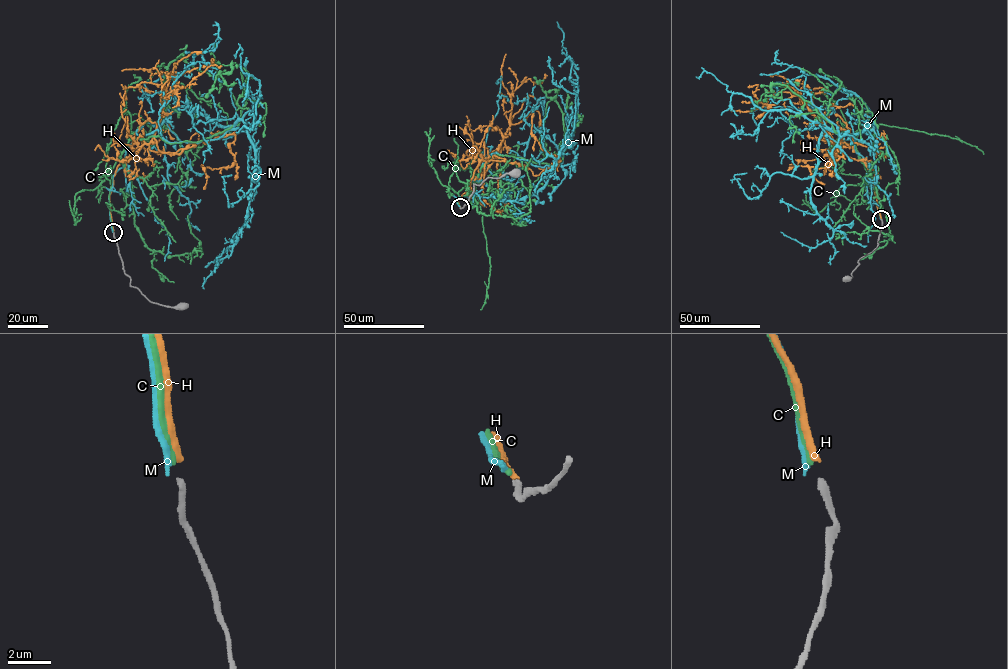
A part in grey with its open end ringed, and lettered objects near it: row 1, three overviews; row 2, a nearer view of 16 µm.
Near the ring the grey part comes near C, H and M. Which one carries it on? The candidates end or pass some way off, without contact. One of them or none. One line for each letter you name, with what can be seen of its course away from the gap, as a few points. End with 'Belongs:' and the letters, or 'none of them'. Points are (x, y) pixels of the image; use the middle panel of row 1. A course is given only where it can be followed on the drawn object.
C: Its course: (459, 207), (458, 192), (492, 156), (549, 164), (562, 159), (563, 114), (534, 77)
Belongs: C

